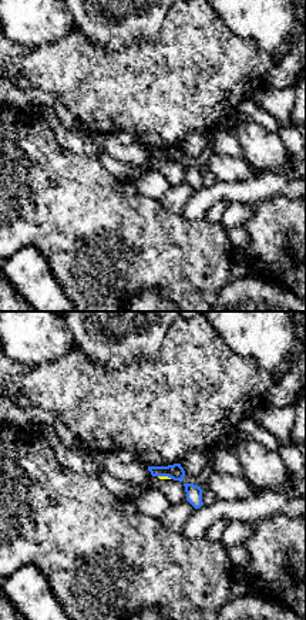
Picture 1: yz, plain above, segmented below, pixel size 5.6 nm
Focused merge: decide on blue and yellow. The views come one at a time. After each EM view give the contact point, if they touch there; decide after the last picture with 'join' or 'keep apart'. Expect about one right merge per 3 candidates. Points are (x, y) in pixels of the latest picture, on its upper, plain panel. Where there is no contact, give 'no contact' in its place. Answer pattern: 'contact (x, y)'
contact (165, 157)

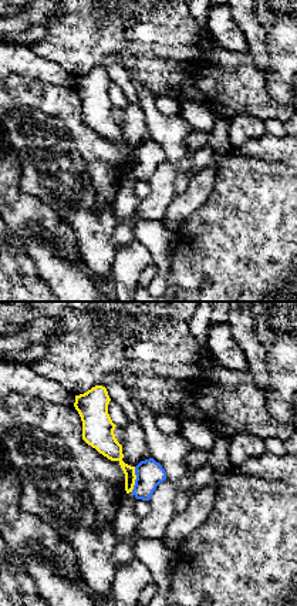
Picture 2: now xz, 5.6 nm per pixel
contact (135, 161)

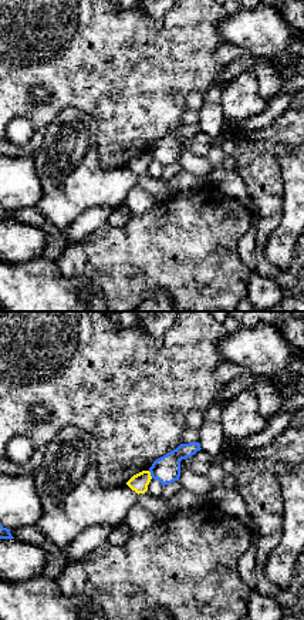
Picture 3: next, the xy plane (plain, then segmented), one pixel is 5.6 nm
contact (151, 155)

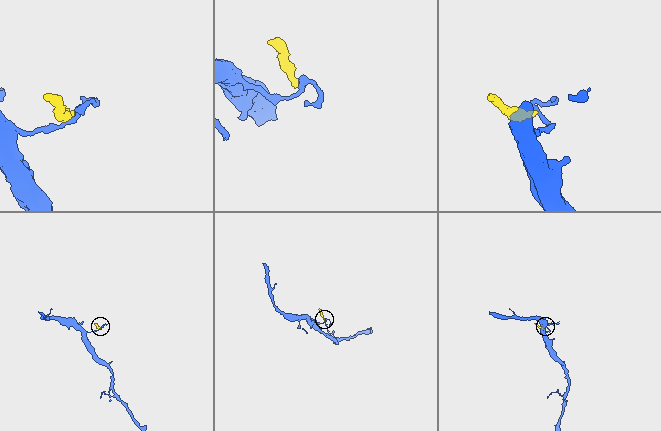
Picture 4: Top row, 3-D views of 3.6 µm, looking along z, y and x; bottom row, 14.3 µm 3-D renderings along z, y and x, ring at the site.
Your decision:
keep apart

